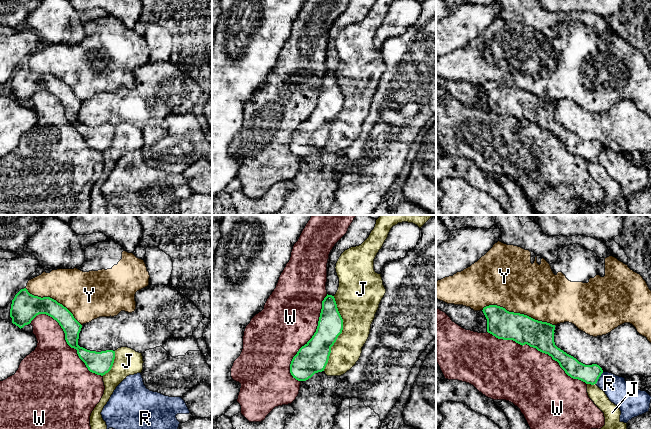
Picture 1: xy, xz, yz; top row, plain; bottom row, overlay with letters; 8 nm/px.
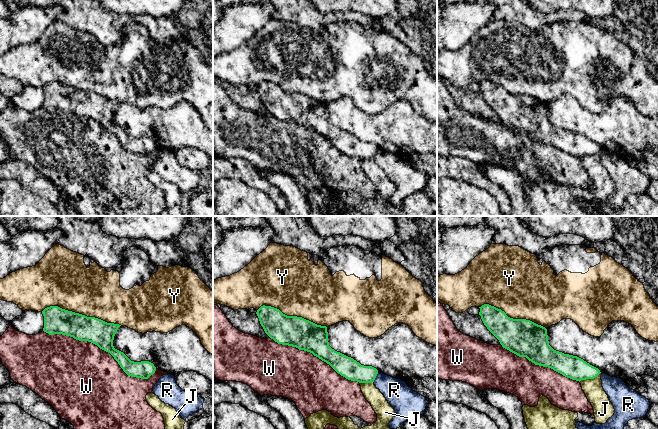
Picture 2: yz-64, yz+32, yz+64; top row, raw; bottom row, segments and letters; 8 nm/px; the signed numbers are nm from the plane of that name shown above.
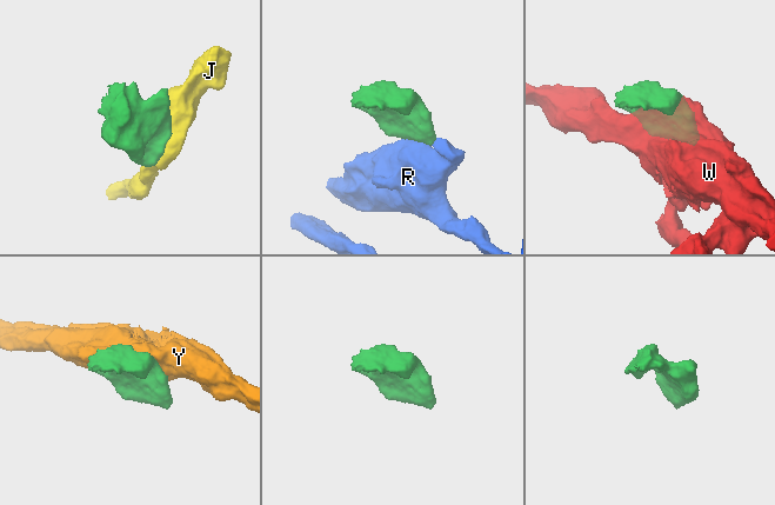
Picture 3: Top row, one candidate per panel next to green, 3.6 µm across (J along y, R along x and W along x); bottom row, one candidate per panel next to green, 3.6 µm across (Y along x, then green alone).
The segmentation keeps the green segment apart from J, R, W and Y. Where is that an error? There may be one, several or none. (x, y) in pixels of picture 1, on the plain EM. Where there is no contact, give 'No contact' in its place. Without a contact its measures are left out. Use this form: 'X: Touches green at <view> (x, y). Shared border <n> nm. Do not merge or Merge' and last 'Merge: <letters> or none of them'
J: Touches green at xz (341, 108). Shared border 600 nm. Do not merge
R: Touches green at yz (598, 154). Shared border 120 nm. Do not merge
W: Touches green at yz (538, 126). Shared border 900 nm. Do not merge
Y: Touches green at yz (518, 89). Shared border 600 nm. Do not merge
Merge: none of them

